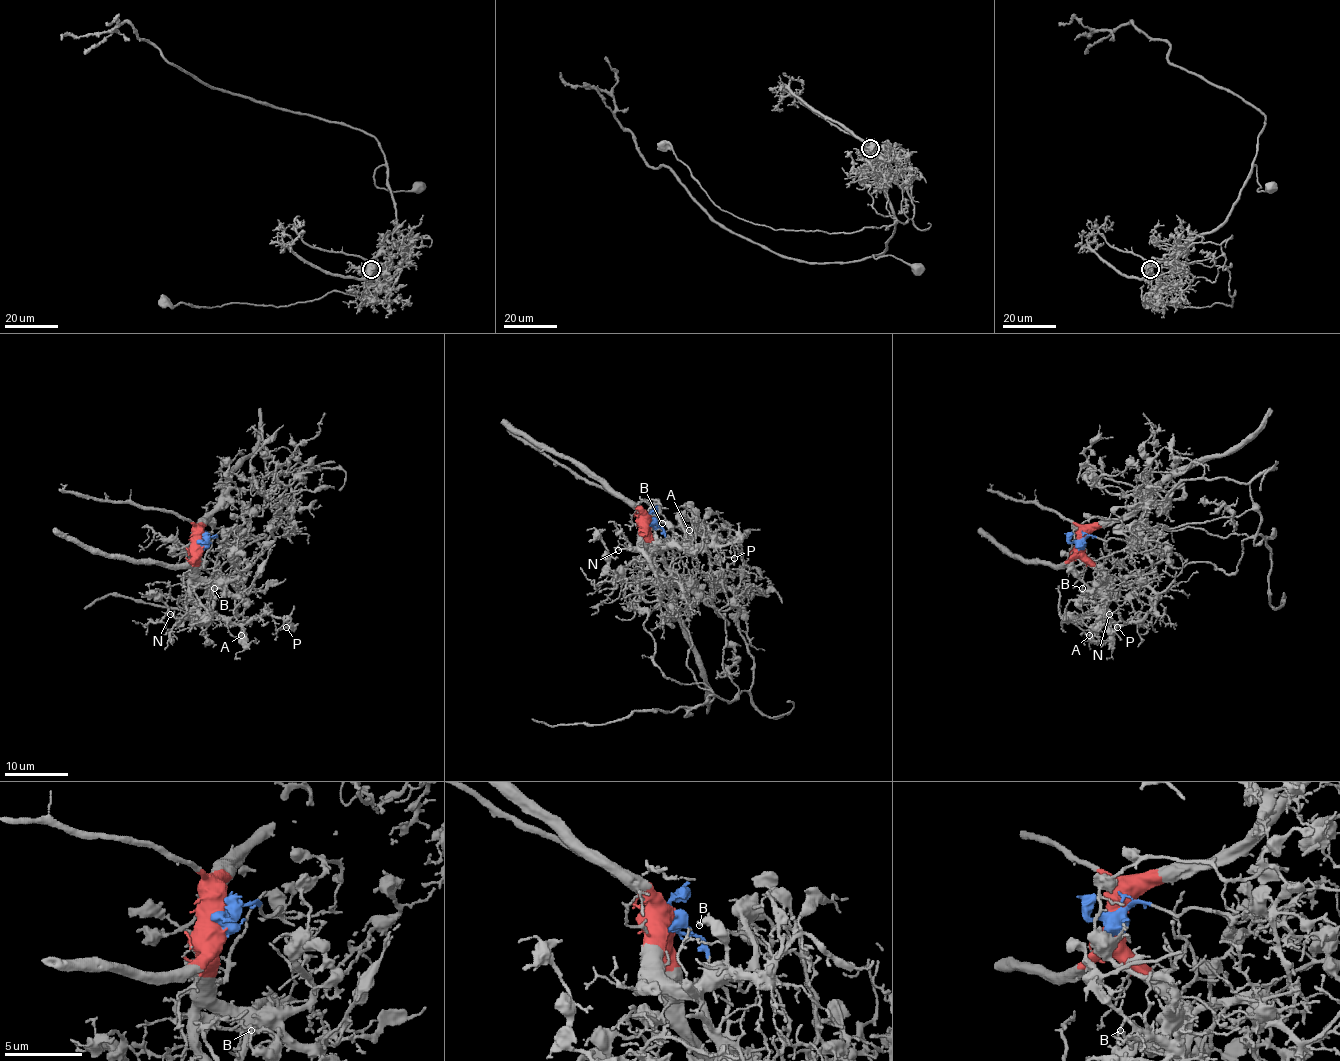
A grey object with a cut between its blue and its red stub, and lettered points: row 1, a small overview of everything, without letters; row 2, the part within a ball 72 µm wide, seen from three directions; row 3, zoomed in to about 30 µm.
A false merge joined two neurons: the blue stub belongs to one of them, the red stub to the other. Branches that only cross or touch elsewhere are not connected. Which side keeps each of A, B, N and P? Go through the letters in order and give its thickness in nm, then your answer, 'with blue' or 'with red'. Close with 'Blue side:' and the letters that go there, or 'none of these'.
A: 150 nm thick; with red
B: 100 nm thick; with red
N: 150 nm thick; with red
P: 130 nm thick; with red
Blue side: none of these

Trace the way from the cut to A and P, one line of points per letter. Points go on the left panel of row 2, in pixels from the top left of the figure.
A: (200, 543), (197, 575), (210, 588), (210, 608), (242, 628), (245, 631), (240, 636)
P: (200, 543), (197, 575), (210, 588), (210, 608), (235, 623), (250, 623), (269, 615), (277, 631), (286, 628)

